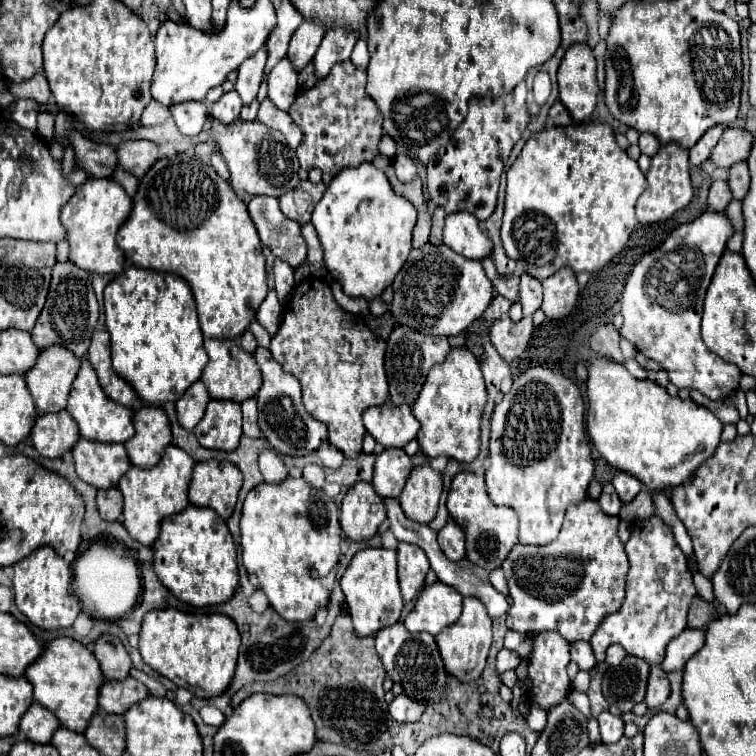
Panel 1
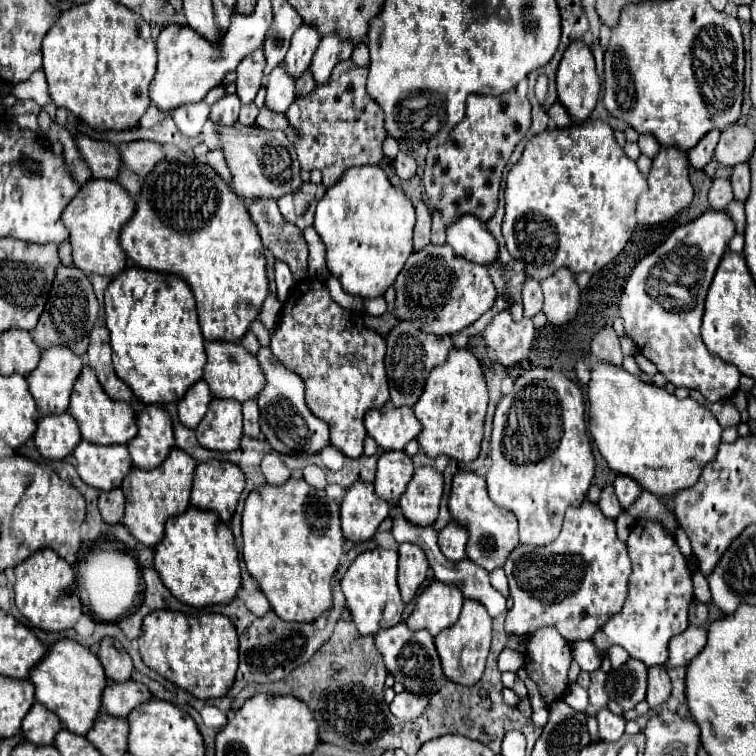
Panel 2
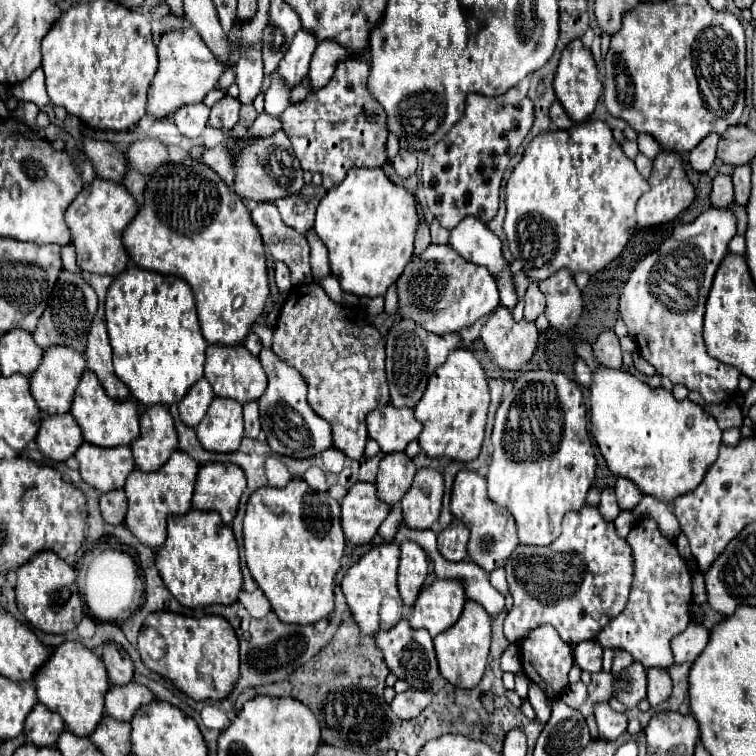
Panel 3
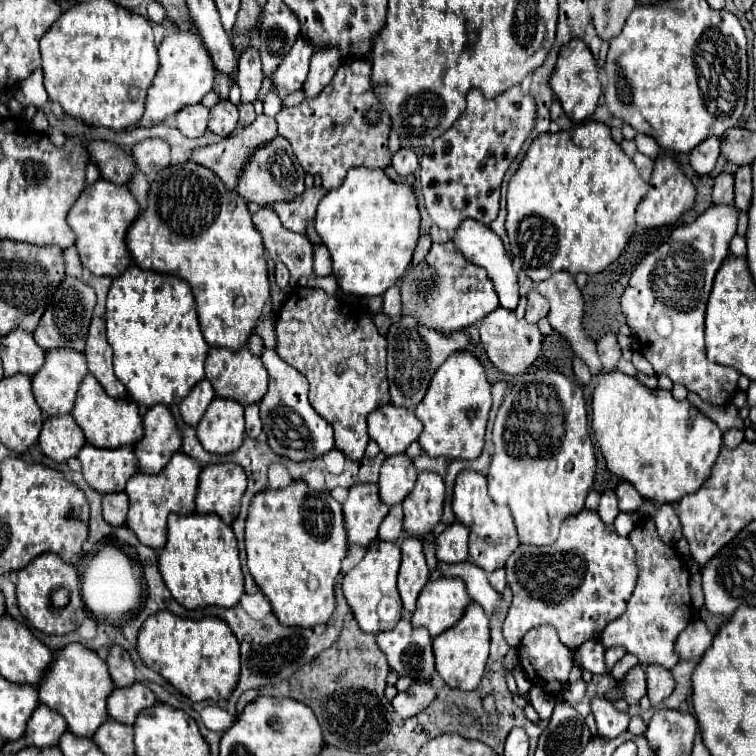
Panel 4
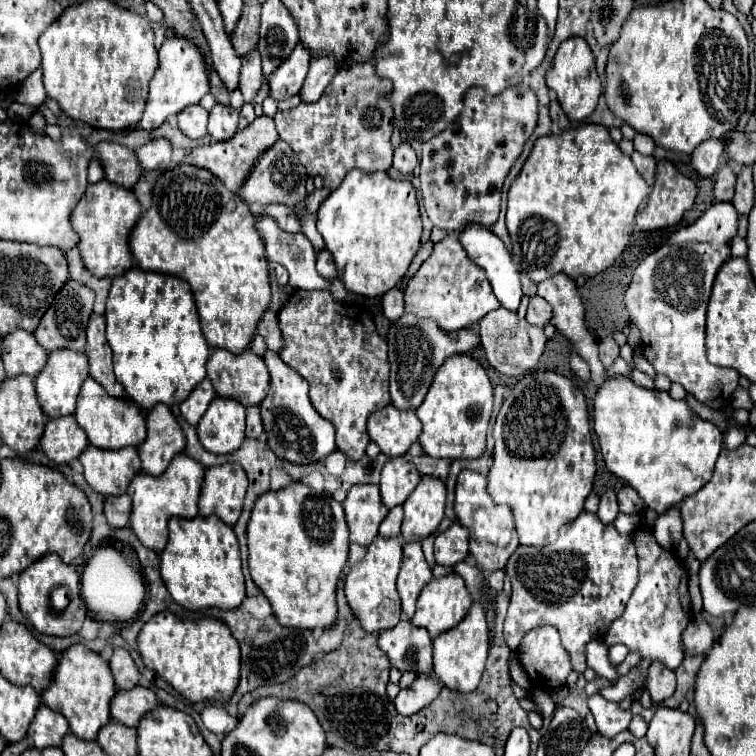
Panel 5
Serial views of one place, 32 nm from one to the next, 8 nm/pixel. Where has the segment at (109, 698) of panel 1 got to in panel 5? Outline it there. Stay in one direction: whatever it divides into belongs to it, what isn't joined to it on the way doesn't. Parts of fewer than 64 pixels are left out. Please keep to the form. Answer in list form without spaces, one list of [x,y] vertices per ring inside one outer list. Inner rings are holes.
[[[136,686],[132,690],[118,690],[116,696],[112,698],[110,710],[116,722],[130,728],[138,728],[140,720],[158,706],[160,702],[150,688]]]

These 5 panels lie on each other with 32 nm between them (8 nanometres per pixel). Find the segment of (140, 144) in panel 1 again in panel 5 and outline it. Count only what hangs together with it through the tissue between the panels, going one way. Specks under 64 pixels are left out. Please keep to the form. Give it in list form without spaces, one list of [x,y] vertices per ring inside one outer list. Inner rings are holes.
[[[166,138],[150,140],[148,144],[144,144],[144,146],[140,146],[136,150],[136,156],[138,156],[140,166],[144,168],[144,172],[150,174],[150,172],[170,164],[170,160],[172,160],[172,144]]]

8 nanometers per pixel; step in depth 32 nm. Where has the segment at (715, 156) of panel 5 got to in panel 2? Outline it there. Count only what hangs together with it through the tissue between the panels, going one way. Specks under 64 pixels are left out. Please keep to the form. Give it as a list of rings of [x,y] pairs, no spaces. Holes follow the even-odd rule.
[[[708,132],[708,136],[704,136],[690,152],[688,152],[688,160],[696,170],[704,170],[714,156],[714,148],[718,144],[720,132]]]

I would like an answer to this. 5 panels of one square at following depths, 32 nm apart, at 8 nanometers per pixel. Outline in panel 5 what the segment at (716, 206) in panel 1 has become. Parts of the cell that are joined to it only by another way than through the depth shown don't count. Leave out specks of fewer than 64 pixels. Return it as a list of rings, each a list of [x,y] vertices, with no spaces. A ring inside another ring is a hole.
[[[722,166],[716,176],[716,186],[714,186],[714,200],[720,202],[730,202],[734,196],[734,184],[736,184],[736,172],[730,166]]]

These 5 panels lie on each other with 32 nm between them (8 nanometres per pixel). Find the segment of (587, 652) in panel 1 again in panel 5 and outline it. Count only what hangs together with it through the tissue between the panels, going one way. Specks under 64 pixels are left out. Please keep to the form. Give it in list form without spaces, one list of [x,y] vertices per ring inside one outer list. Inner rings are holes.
[[[596,638],[588,644],[588,666],[610,682],[618,680],[618,666],[608,658],[608,644],[602,638]]]

